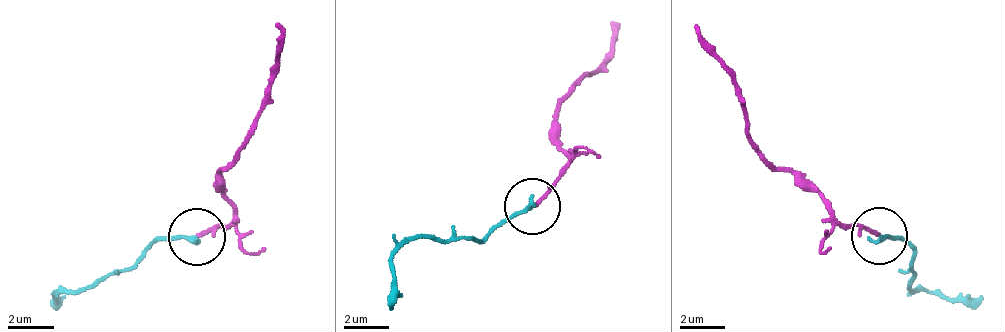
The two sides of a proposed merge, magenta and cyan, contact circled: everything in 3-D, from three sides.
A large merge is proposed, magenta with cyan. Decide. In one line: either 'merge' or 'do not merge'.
merge

